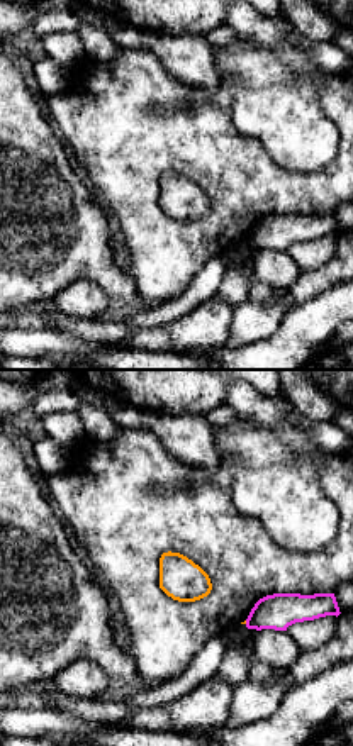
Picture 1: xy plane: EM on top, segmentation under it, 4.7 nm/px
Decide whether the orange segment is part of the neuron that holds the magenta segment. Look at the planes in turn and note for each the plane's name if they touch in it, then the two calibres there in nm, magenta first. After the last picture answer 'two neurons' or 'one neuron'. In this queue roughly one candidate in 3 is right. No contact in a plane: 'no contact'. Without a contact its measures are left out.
no contact

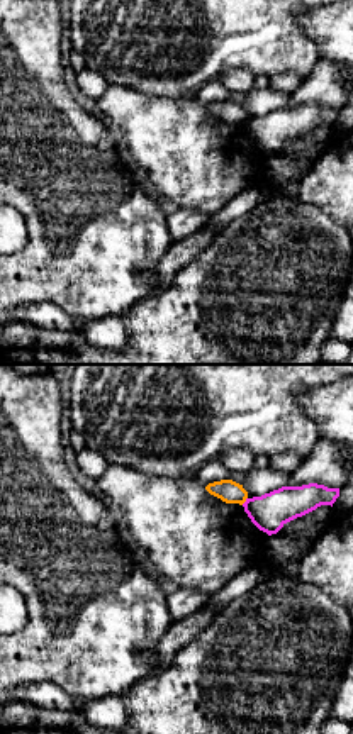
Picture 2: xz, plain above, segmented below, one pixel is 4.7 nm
contact in xz; calibres 180 and 110 nm

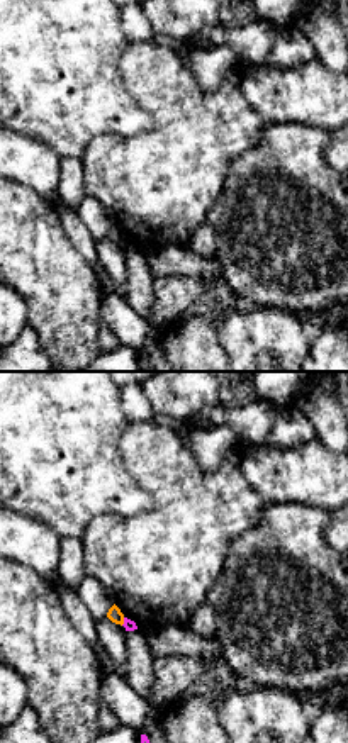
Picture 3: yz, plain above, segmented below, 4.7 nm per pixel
contact in yz; calibres 50 and 70 nm

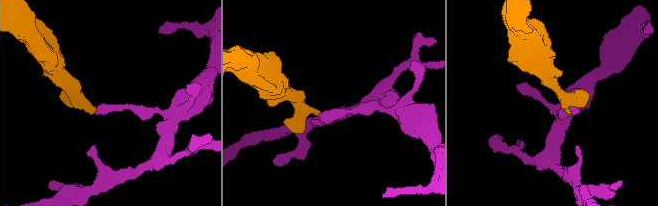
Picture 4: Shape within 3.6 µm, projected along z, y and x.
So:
two neurons

